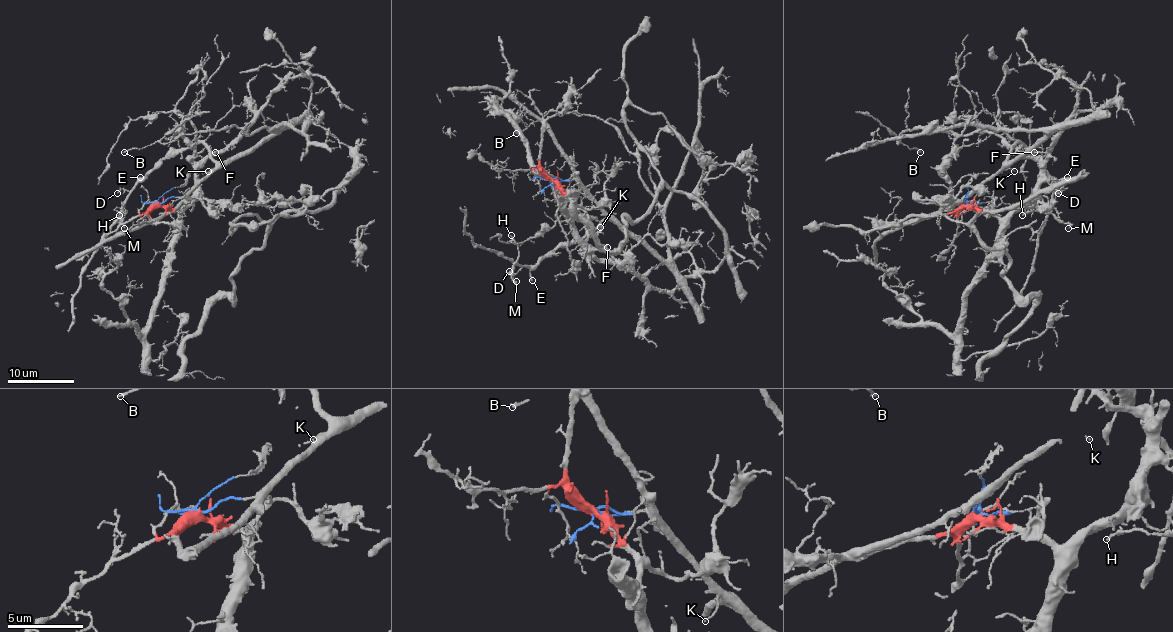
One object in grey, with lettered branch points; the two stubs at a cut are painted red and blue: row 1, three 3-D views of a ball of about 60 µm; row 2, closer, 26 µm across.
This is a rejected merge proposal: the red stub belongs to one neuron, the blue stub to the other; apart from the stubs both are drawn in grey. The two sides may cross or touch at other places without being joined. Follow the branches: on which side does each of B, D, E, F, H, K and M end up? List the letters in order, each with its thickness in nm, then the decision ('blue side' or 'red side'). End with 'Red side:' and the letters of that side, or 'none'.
B: calibre 160 nm; blue side
D: calibre 110 nm; blue side
E: calibre 200 nm; blue side
F: calibre 150 nm; red side
H: calibre 110 nm; blue side
K: calibre 90 nm; blue side
M: calibre 200 nm; blue side
Red side: F

